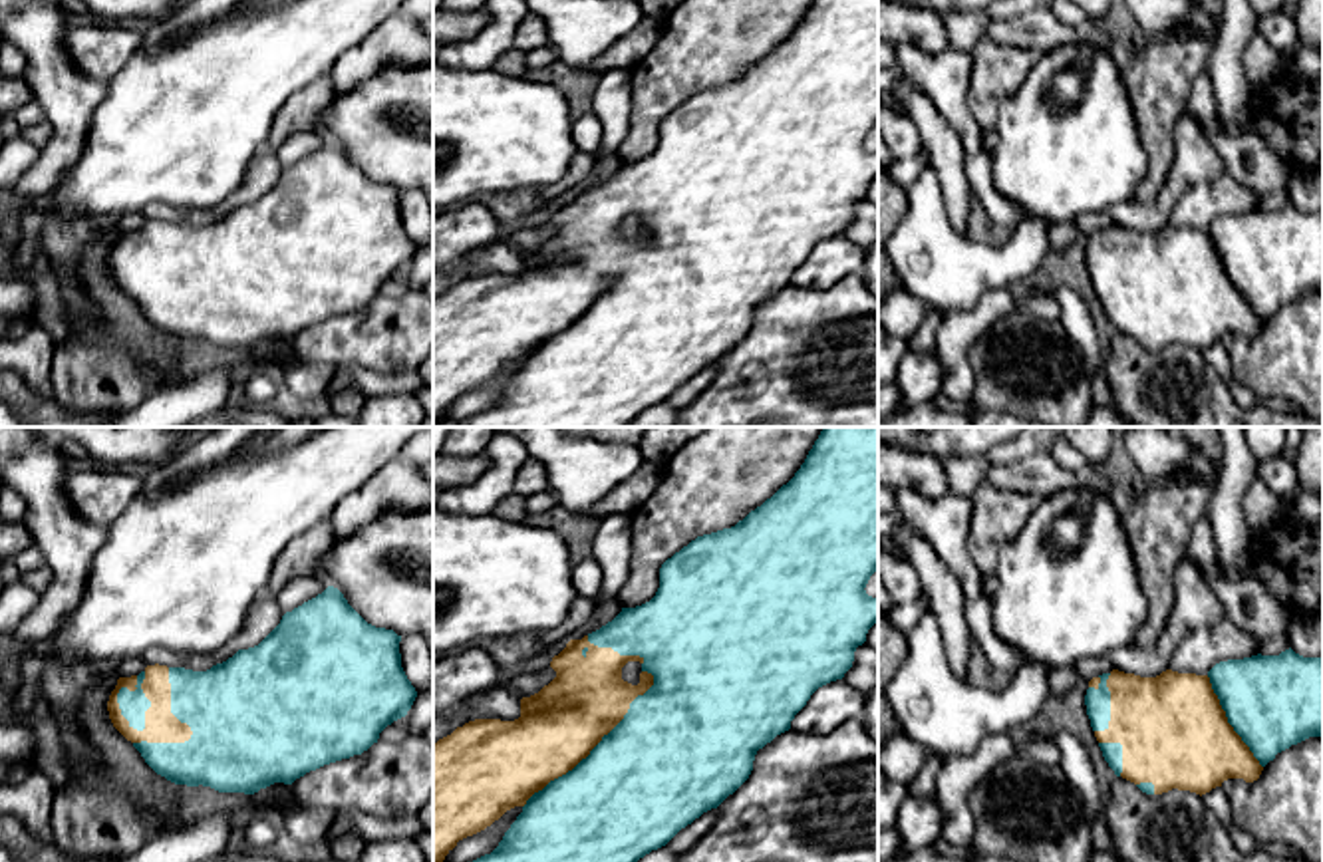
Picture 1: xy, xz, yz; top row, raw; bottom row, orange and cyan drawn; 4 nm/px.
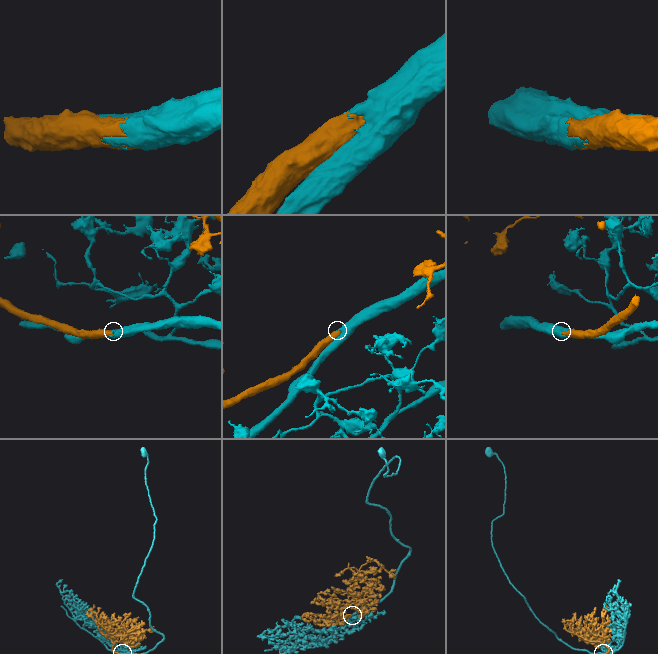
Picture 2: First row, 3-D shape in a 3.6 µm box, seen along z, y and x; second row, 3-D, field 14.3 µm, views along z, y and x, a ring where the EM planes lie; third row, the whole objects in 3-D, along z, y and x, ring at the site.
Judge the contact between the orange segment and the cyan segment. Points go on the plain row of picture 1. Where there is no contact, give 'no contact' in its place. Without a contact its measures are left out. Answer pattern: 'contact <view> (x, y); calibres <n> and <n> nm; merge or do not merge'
contact xz (596, 298); calibres 320 and 480 nm; merge

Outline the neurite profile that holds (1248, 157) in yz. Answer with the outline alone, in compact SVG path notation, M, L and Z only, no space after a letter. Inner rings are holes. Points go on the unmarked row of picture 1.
M1224 121L1204 125L1204 133L1224 163L1224 169L1259 197L1287 191L1291 167L1285 165L1269 143L1253 131L1230 133Z

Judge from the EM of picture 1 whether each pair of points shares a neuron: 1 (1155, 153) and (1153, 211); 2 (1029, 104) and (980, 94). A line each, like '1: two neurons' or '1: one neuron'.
1: two neurons
2: two neurons

